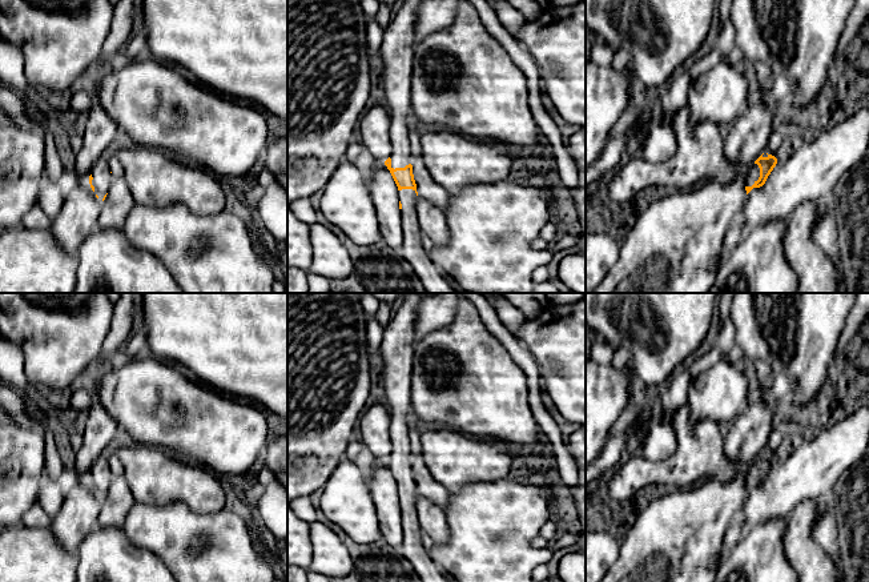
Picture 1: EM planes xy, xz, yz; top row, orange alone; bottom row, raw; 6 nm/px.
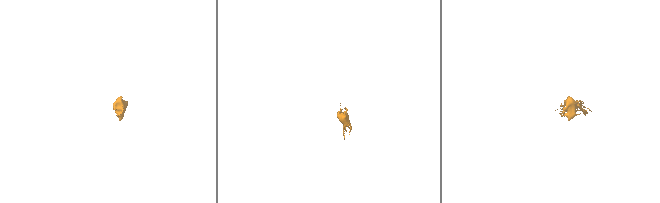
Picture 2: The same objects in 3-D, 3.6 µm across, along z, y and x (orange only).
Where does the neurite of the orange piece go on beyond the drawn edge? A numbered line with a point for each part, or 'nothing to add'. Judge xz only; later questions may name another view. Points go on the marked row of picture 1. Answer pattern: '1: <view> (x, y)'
1: xz (394, 69)
2: xz (431, 277)

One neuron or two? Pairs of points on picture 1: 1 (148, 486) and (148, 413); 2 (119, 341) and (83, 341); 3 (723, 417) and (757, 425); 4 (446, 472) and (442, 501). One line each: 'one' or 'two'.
1: two
2: two
3: two
4: two

